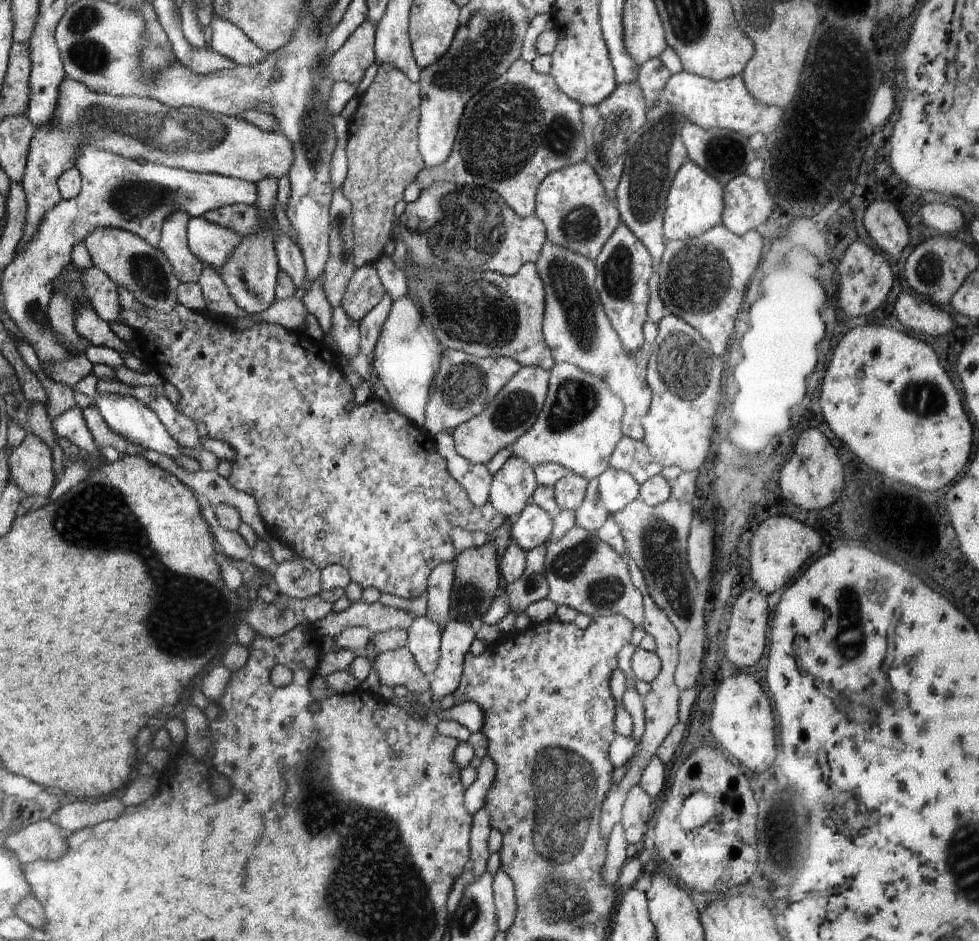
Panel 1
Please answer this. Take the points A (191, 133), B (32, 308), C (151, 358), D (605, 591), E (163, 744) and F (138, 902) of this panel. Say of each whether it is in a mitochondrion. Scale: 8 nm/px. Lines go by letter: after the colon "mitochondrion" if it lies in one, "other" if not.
A: mitochondrion
B: mitochondrion
C: other
D: mitochondrion
E: mitochondrion
F: other

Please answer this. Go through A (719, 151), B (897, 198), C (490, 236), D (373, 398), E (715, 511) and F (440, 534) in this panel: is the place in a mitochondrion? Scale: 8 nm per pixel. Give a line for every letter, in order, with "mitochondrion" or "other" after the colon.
A: mitochondrion
B: other
C: mitochondrion
D: other
E: other
F: other

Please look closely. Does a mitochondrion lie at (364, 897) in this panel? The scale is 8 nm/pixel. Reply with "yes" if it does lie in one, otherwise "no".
yes

